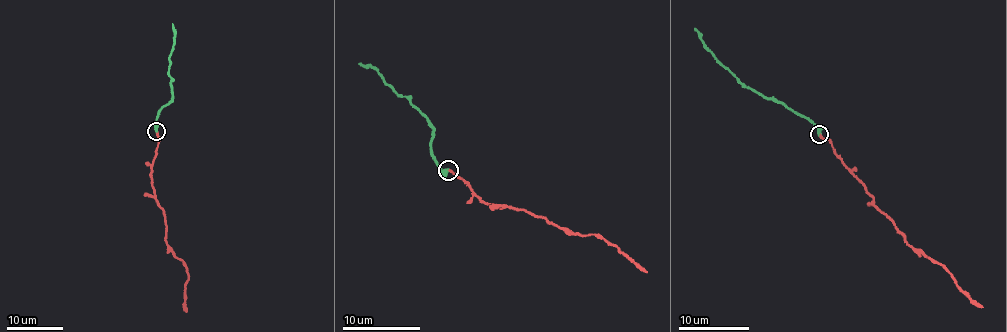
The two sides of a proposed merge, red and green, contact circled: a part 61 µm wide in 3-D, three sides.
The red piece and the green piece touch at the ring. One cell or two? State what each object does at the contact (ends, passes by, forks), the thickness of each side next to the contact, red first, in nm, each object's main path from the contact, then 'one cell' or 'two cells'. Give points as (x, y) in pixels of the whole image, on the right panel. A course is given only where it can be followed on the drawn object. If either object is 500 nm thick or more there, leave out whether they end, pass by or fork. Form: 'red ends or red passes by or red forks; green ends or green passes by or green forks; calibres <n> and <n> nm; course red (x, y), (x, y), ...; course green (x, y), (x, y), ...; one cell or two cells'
red ends; green passes by; calibres 160 and 260 nm; course red (819, 134), (830, 141), (835, 154), (908, 244), (944, 266), (958, 288), (983, 307); course green (819, 134), (819, 128), (802, 116), (738, 80), (695, 28); one cell

